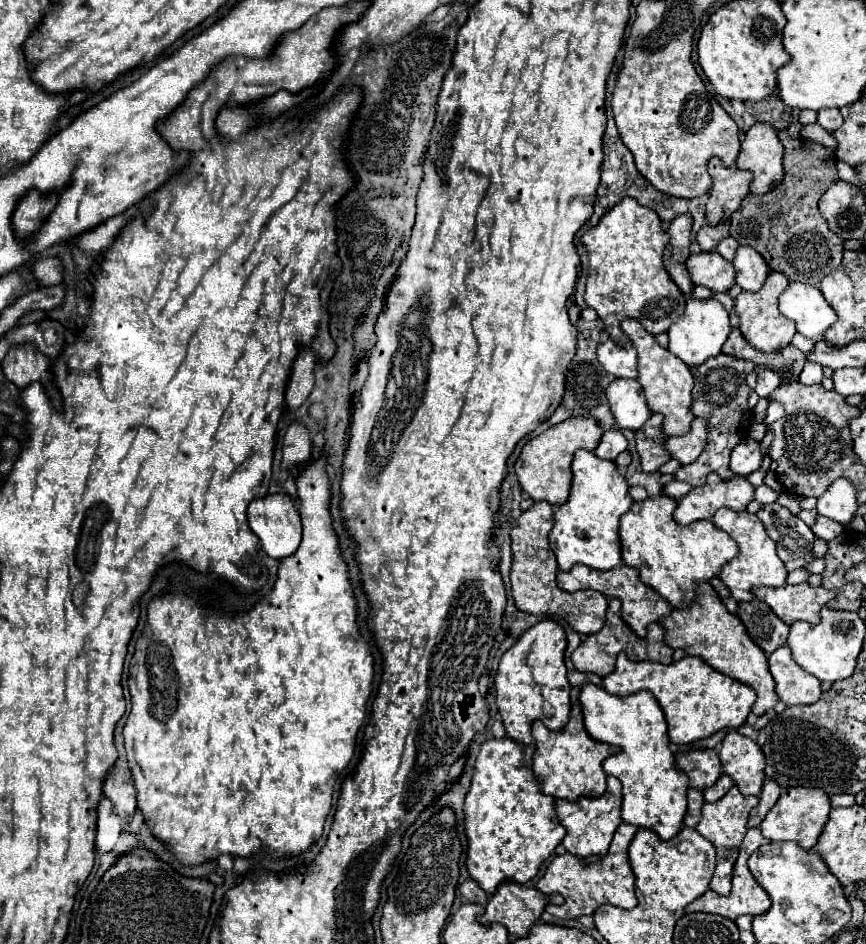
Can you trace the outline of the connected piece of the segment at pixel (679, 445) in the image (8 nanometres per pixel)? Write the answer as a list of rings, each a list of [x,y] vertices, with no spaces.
[[[694,419],[692,429],[684,437],[668,437],[666,449],[674,459],[678,459],[682,465],[688,465],[700,457],[708,443],[708,427],[706,419]]]

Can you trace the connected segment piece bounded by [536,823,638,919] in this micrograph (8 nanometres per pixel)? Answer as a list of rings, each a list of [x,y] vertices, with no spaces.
[[[620,823],[606,857],[580,859],[572,853],[556,855],[536,887],[544,895],[560,893],[564,897],[564,905],[562,907],[546,907],[546,911],[560,919],[578,919],[582,915],[592,915],[604,903],[610,903],[610,905],[616,905],[622,909],[636,907],[638,901],[634,895],[634,873],[632,873],[632,867],[628,861],[628,845],[634,839],[636,831],[638,829],[634,825]]]

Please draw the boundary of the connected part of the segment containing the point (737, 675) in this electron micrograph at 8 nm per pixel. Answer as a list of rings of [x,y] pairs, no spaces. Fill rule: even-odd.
[[[710,583],[698,585],[698,597],[688,609],[674,609],[660,623],[666,629],[664,641],[668,647],[684,649],[686,655],[702,657],[710,667],[722,671],[724,675],[728,675],[740,683],[750,685],[758,695],[758,699],[752,707],[752,713],[756,717],[766,715],[780,701],[780,697],[776,695],[776,683],[772,679],[772,673],[768,671],[766,653],[750,639],[742,621],[736,615],[728,613],[726,605],[720,601],[720,597],[716,595],[716,591],[712,589]]]

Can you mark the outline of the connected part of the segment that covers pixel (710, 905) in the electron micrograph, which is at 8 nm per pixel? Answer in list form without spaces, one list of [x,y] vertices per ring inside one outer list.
[[[748,829],[748,835],[746,835],[746,839],[744,839],[744,843],[742,843],[742,847],[740,847],[738,861],[736,861],[736,865],[734,865],[732,893],[730,893],[728,897],[724,897],[724,895],[718,895],[718,893],[714,893],[714,891],[706,891],[700,899],[696,899],[694,903],[690,903],[690,905],[686,907],[686,913],[694,913],[694,911],[716,913],[716,915],[728,917],[728,919],[732,919],[732,921],[738,919],[740,915],[754,915],[754,917],[756,917],[756,915],[766,913],[766,911],[770,909],[770,905],[772,905],[772,899],[770,899],[770,895],[758,885],[758,881],[752,879],[752,873],[750,873],[750,869],[748,869],[748,857],[750,857],[750,853],[752,853],[754,849],[762,847],[764,843],[766,843],[766,839],[762,837],[760,829]]]

